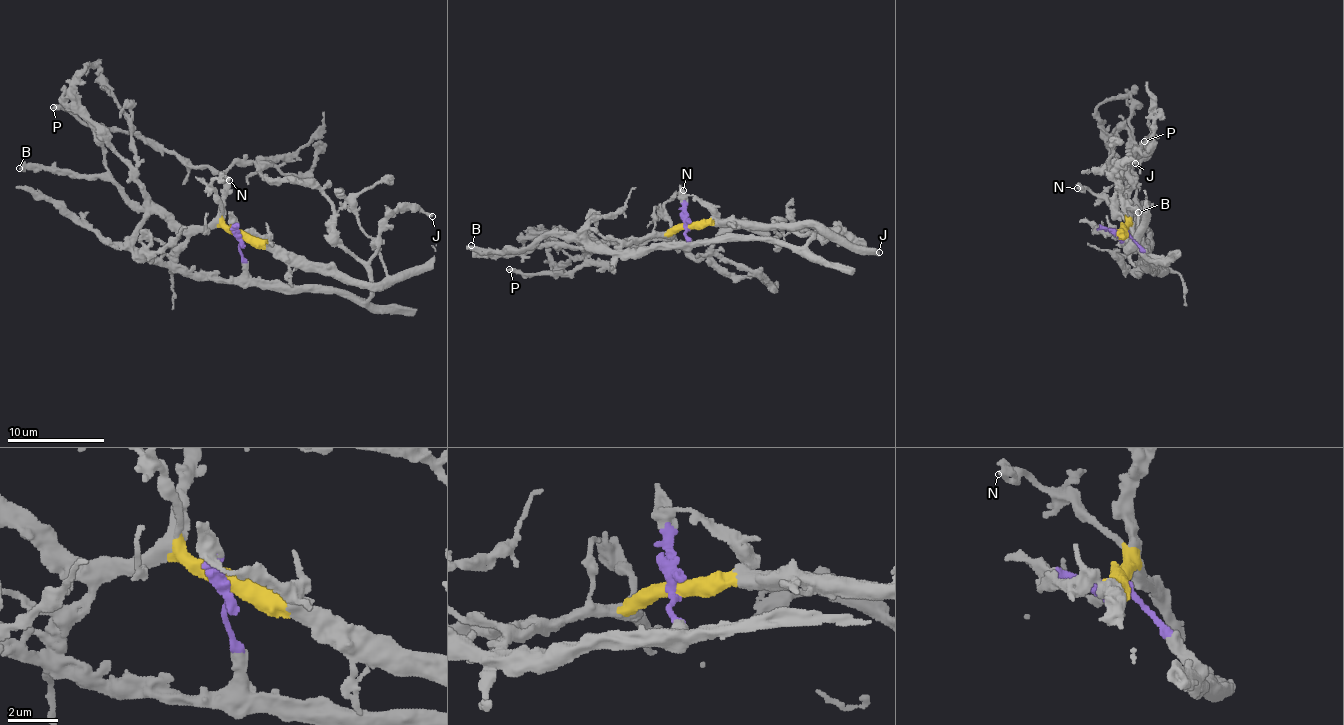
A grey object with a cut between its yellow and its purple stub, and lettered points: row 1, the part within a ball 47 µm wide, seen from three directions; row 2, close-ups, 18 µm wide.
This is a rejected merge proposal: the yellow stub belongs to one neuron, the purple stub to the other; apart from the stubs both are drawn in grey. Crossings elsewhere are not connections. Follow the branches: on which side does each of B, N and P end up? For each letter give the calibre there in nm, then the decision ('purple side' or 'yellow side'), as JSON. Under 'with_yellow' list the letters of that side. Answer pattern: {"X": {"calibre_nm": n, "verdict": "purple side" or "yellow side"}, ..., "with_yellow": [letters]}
{"B": {"calibre_nm": 220, "verdict": "yellow side"}, "N": {"calibre_nm": 240, "verdict": "yellow side"}, "P": {"calibre_nm": 360, "verdict": "yellow side"}, "with_yellow": ["B", "N", "P"]}

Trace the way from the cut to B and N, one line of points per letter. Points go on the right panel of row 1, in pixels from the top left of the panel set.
B: (1124, 233), (1131, 226), (1139, 234), (1137, 224), (1141, 224), (1142, 211), (1137, 202), (1146, 210), (1137, 211)
N: (1124, 233), (1126, 218), (1104, 198), (1076, 188)

